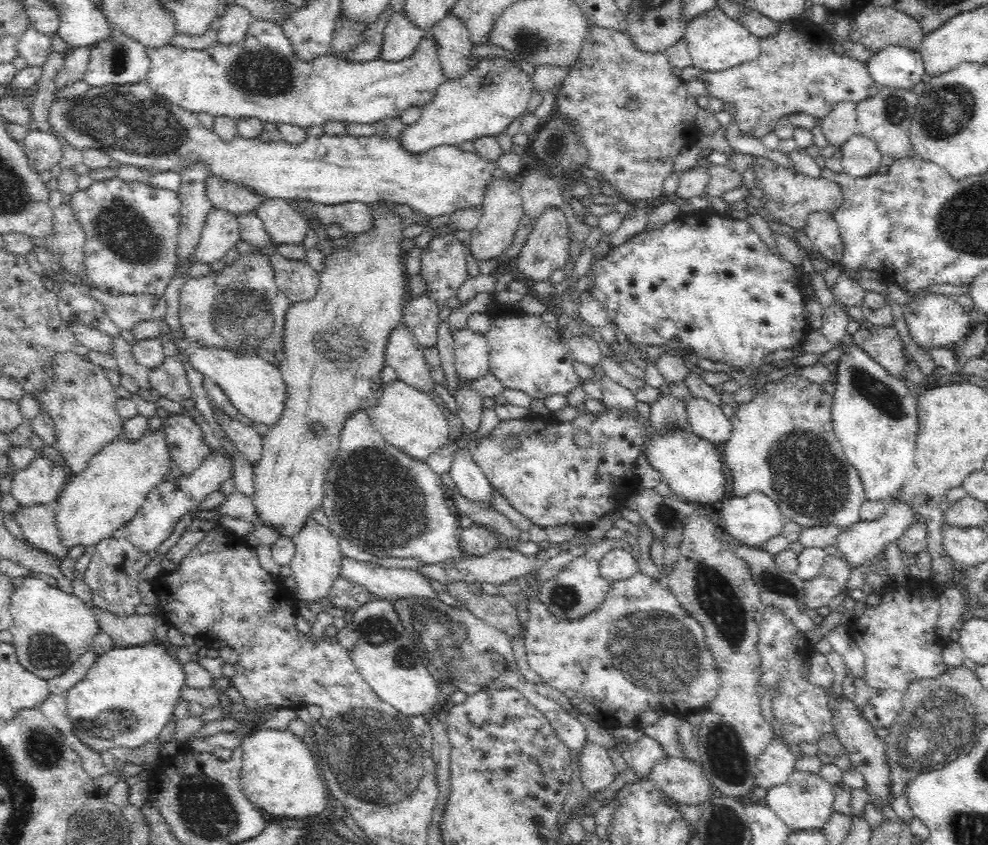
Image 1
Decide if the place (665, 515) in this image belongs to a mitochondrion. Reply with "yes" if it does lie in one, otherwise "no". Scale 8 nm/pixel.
yes

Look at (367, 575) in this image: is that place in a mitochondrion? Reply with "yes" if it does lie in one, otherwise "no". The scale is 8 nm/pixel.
no

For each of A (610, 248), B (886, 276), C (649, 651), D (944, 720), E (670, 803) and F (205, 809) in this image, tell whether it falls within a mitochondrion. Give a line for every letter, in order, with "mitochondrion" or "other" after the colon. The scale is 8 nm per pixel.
A: other
B: other
C: mitochondrion
D: mitochondrion
E: other
F: mitochondrion

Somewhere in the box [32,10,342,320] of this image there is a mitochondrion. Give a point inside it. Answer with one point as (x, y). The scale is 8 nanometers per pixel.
(135, 123)

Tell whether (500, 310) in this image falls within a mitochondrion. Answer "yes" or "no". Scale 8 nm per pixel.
no

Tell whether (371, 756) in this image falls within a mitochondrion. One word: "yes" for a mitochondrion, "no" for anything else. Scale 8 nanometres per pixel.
yes

